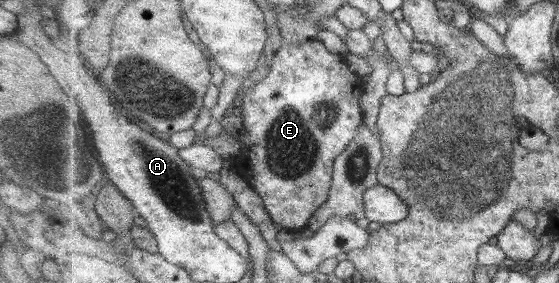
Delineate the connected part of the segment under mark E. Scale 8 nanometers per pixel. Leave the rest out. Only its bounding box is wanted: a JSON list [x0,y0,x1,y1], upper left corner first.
[236,39,365,231]

